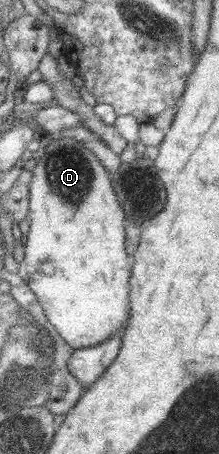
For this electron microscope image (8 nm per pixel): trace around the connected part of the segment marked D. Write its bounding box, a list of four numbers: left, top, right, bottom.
[19,137,134,349]

